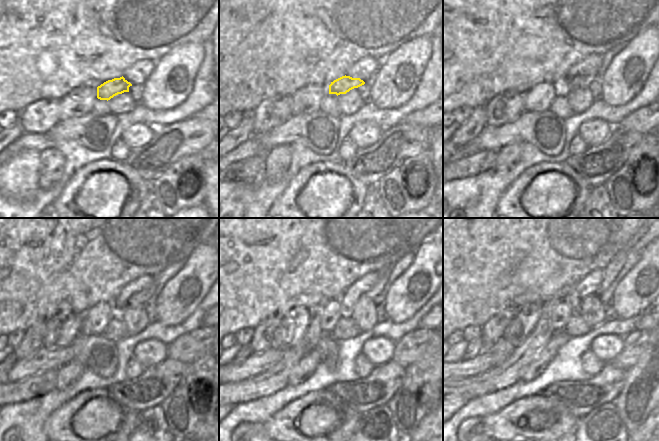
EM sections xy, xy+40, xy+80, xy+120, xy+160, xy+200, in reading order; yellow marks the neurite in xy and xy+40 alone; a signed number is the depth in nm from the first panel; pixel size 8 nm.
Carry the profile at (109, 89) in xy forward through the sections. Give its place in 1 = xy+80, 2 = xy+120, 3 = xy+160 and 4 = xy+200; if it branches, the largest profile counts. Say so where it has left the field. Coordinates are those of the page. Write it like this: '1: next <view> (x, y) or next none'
1: next xy+80 (568, 83)
2: next xy+120 (139, 299)
3: next xy+160 (384, 273)
4: next xy+200 (641, 238)

